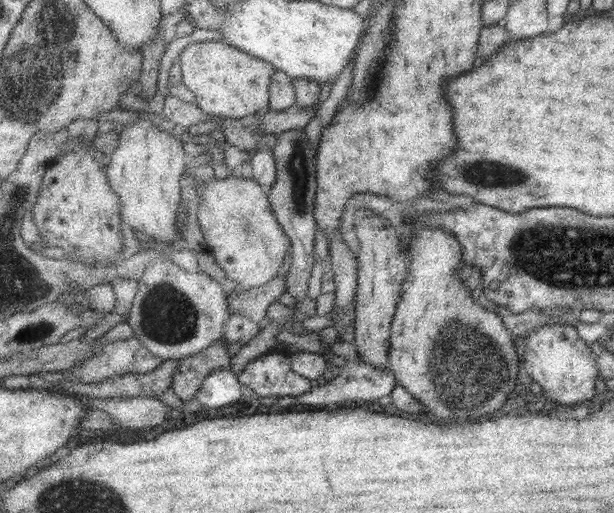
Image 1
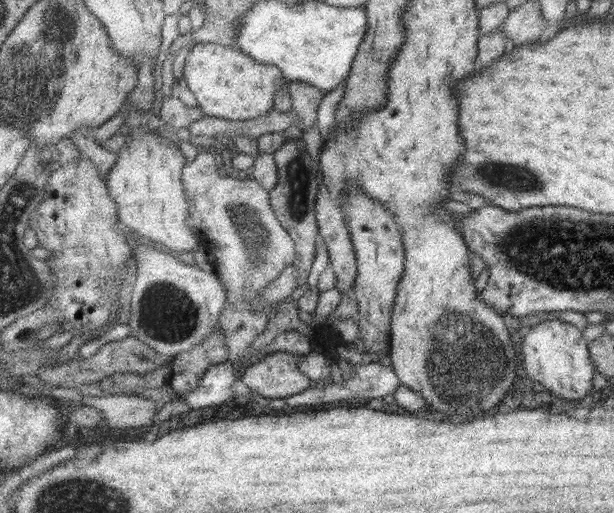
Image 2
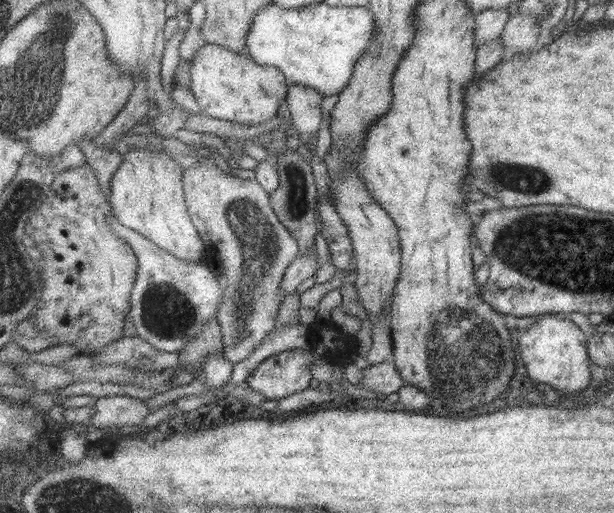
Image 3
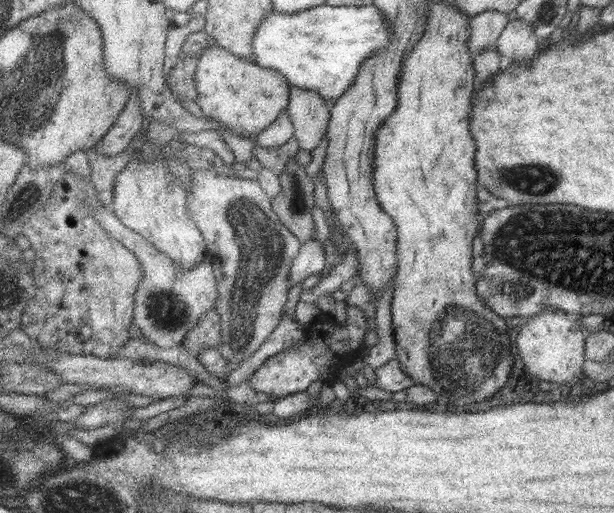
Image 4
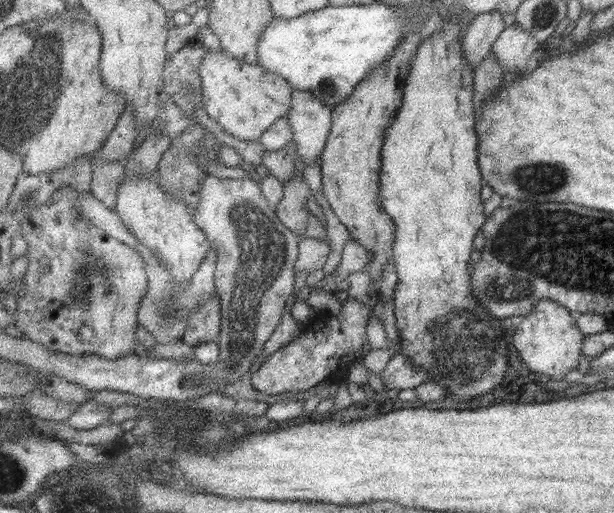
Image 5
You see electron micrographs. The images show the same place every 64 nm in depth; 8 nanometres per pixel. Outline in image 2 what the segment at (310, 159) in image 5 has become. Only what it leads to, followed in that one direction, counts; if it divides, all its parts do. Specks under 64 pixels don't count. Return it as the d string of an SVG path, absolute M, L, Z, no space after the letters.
M288 82L291 98L293 98L293 108L301 120L299 128L302 131L309 130L313 124L317 125L317 112L323 102L325 92L313 84L307 82Z

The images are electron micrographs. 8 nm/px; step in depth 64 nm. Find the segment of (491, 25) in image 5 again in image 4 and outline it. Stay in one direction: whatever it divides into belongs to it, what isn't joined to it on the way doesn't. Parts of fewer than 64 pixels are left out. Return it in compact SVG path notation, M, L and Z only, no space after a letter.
M486 10L469 19L469 50L475 58L481 50L492 46L507 24L507 15L496 10Z

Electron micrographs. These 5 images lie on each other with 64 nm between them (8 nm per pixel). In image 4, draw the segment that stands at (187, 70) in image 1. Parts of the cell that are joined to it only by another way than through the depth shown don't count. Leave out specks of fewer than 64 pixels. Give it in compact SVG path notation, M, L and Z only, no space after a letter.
M218 44L202 50L195 77L198 84L196 102L203 114L223 122L233 128L237 135L249 139L255 139L291 104L293 86L283 73L263 68L254 60L235 56L235 53Z

